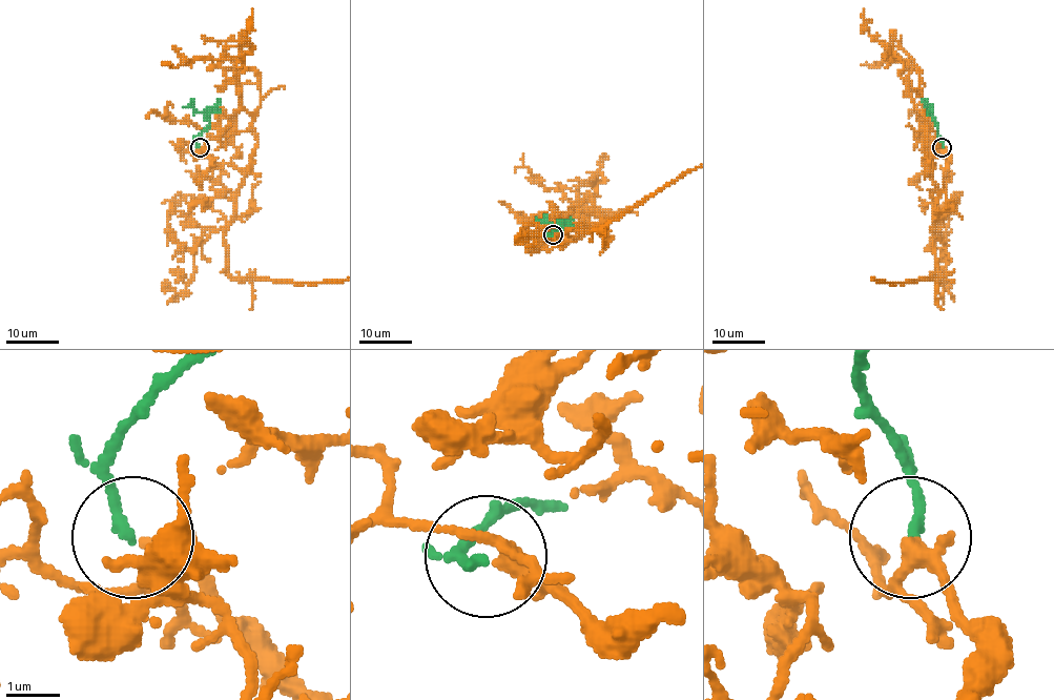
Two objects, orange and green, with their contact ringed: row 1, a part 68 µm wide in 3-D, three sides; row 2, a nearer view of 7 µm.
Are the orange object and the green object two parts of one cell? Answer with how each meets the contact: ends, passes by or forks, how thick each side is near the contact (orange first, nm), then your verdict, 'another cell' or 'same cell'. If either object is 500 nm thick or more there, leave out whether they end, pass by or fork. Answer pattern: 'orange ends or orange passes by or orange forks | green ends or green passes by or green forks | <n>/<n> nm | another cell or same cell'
orange forks | green ends | 220/180 nm | same cell

